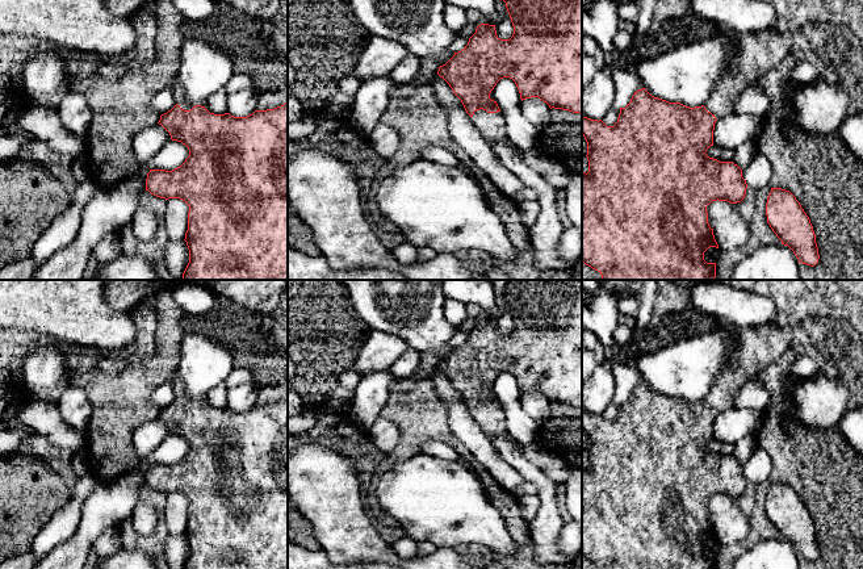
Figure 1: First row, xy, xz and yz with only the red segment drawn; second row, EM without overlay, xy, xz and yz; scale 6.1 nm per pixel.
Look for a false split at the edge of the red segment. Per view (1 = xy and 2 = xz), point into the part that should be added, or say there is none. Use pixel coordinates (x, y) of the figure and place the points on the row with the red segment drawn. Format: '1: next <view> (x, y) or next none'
1: next xy (180, 99)
2: next xz (491, 126)

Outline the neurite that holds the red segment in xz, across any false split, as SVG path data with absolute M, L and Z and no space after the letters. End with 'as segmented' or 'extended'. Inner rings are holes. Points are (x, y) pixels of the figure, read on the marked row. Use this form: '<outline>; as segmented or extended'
M503 0L510 14L514 34L510 39L497 35L495 25L481 24L469 38L468 45L443 66L437 75L443 78L453 93L461 100L473 125L489 143L510 143L506 134L506 118L490 93L503 78L515 81L521 101L539 97L549 108L582 114L582 0Z; extended

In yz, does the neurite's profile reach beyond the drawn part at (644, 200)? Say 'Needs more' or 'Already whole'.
Needs more

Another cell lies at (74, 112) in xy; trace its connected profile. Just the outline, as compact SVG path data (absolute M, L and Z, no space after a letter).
M68 92L58 104L55 112L64 126L72 135L85 135L92 120L92 110L84 93Z

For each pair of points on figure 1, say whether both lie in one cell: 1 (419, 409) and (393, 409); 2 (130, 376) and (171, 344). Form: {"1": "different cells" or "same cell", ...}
{"1": "same cell", "2": "same cell"}

